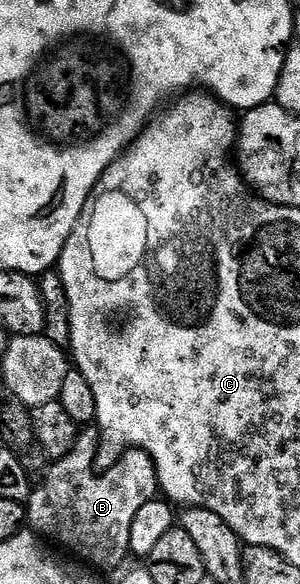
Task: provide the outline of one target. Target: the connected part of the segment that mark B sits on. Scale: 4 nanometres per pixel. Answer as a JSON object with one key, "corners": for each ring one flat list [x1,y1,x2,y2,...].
{"corners":[[80,435,75,448,58,461,51,477,32,491,25,507,30,527,59,548,95,568,119,568,131,551,131,531,143,508,160,491,154,462,146,453,130,451,112,476,95,476,94,435]]}

